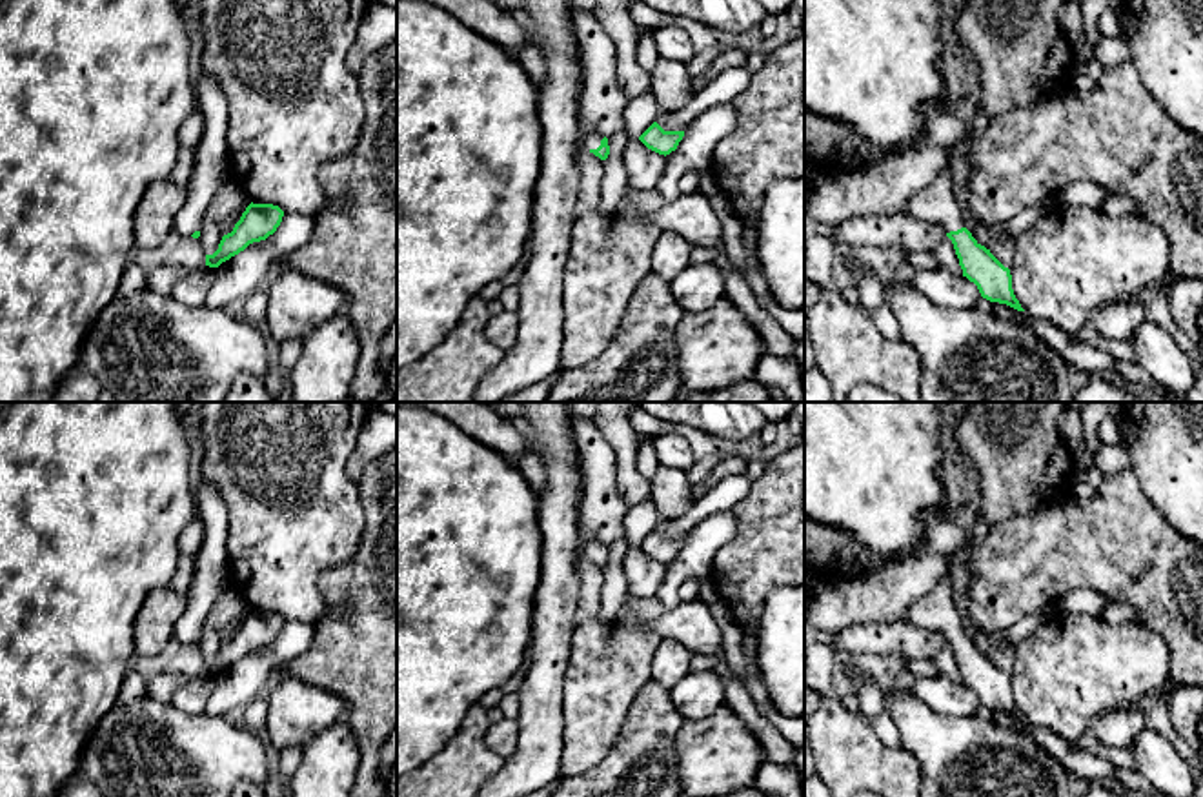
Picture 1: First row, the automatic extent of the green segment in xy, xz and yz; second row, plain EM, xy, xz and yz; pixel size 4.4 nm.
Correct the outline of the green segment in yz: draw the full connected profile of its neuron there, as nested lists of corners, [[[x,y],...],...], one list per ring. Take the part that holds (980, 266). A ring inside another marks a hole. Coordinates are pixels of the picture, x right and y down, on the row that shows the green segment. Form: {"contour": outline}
{"contour": [[[952,169],[912,195],[908,213],[914,218],[939,226],[946,233],[954,244],[963,277],[977,286],[983,298],[1025,311],[1014,295],[1010,269],[965,227],[961,207],[954,195]]]}

